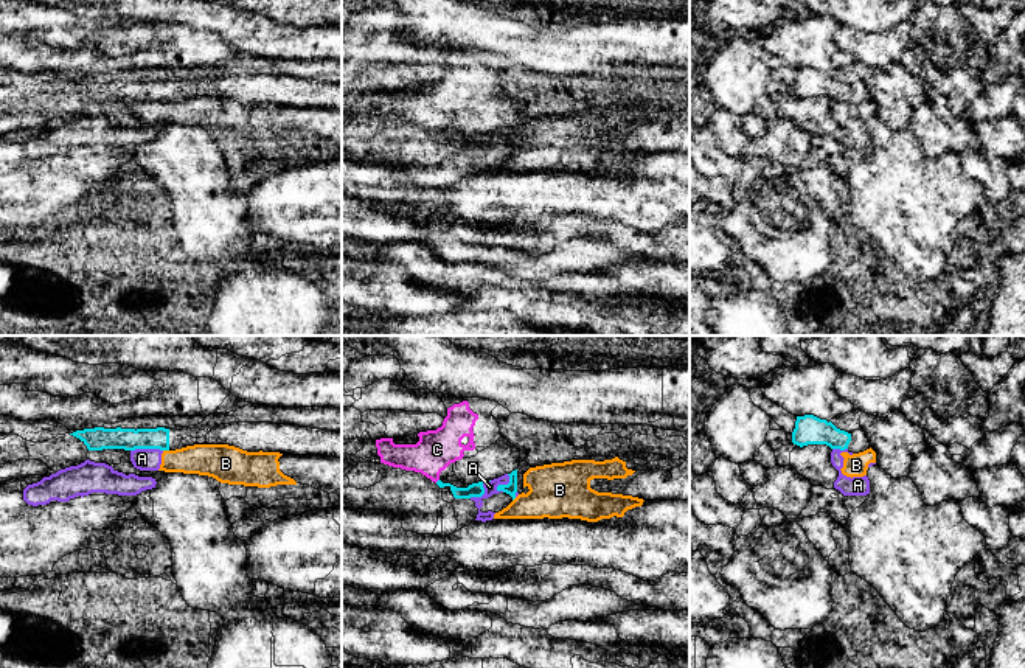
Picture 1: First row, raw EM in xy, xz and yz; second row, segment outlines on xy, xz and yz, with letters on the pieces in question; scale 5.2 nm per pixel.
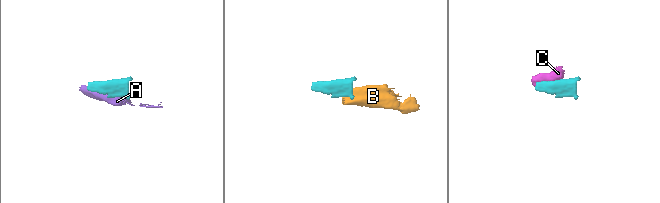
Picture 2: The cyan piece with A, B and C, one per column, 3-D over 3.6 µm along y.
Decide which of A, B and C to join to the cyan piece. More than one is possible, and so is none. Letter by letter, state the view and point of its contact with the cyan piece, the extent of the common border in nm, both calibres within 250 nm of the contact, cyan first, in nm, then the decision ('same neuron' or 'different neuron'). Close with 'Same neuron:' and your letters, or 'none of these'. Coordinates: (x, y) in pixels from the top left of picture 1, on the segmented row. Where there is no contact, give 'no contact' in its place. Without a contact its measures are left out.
A: meets cyan in xy at (146, 448); contact 170 nm long; 120 nm thick on the cyan side, 110 nm on the other; different neuron
B: meets cyan in xy at (166, 449); contact 30 nm long; 110 nm thick on the cyan side, 170 nm on the other; different neuron
C: no contact; different neuron
Same neuron: none of these

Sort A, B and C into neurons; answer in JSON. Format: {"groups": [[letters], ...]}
{"groups": [["A", "B"], ["C"]]}

